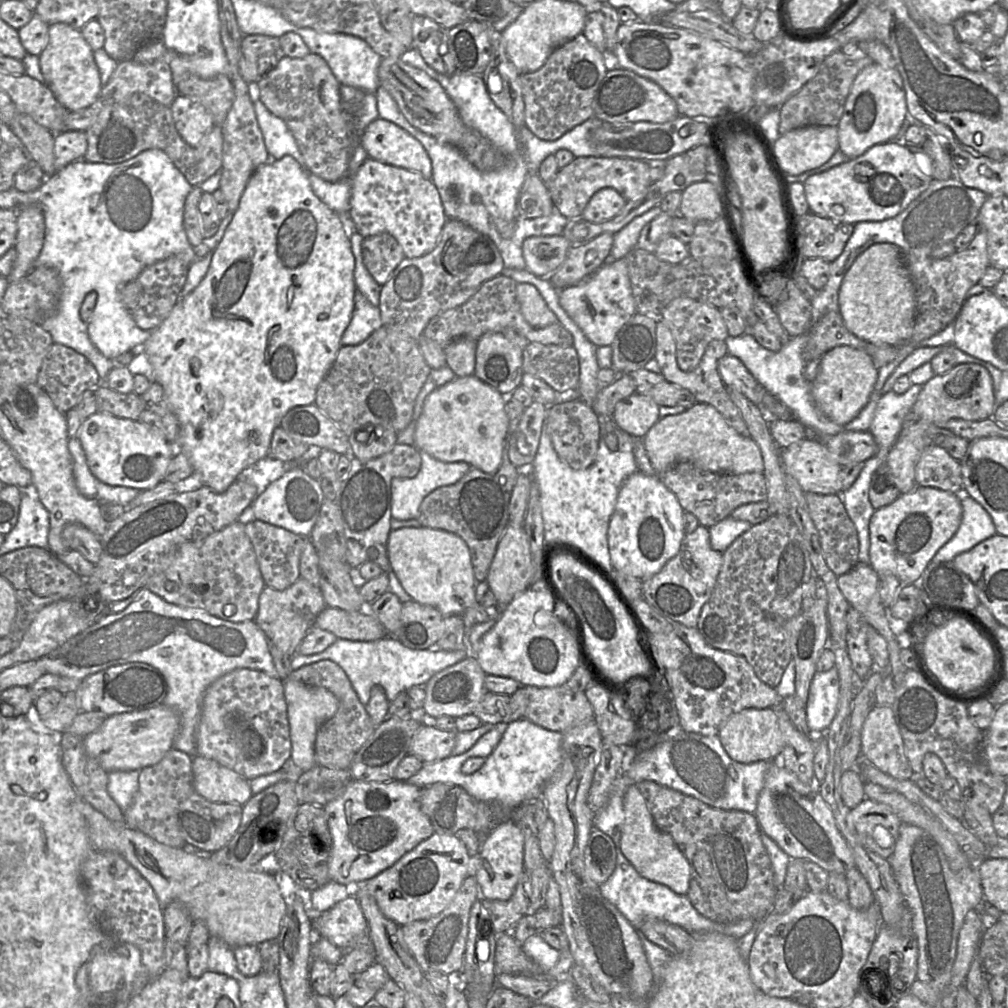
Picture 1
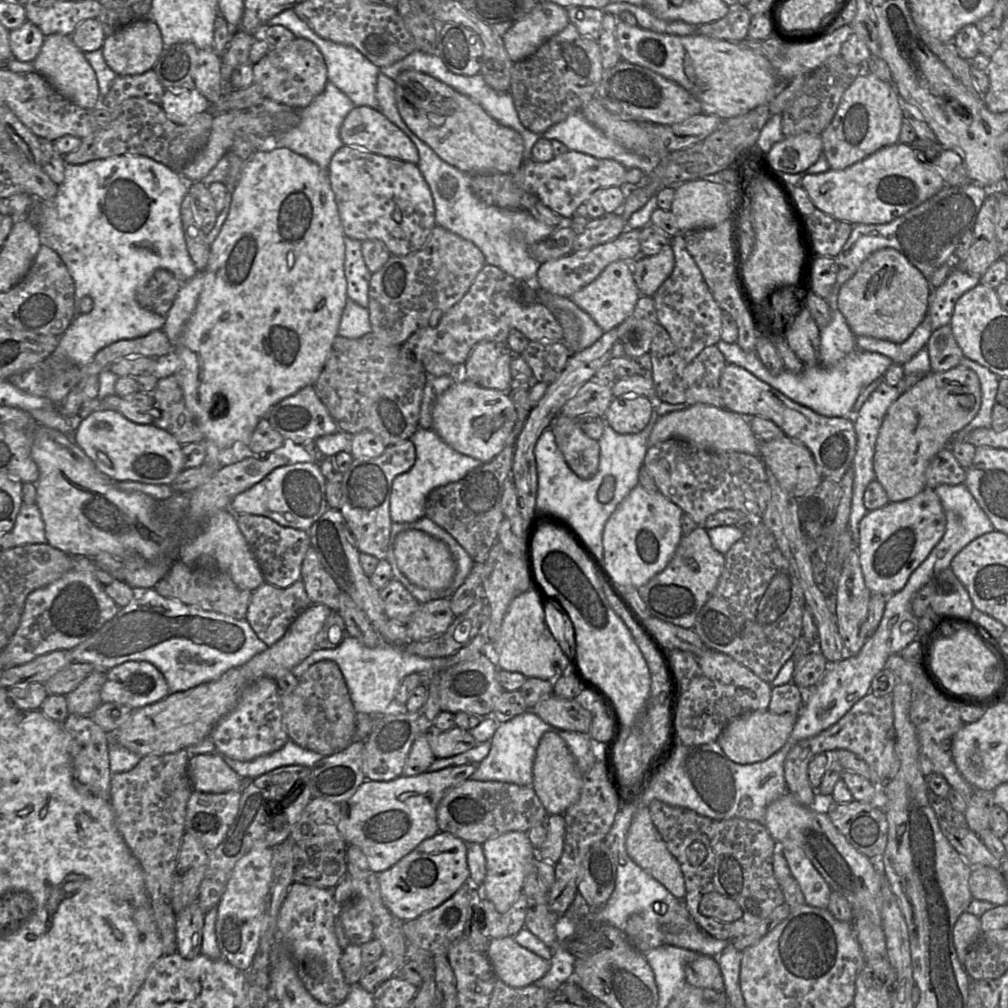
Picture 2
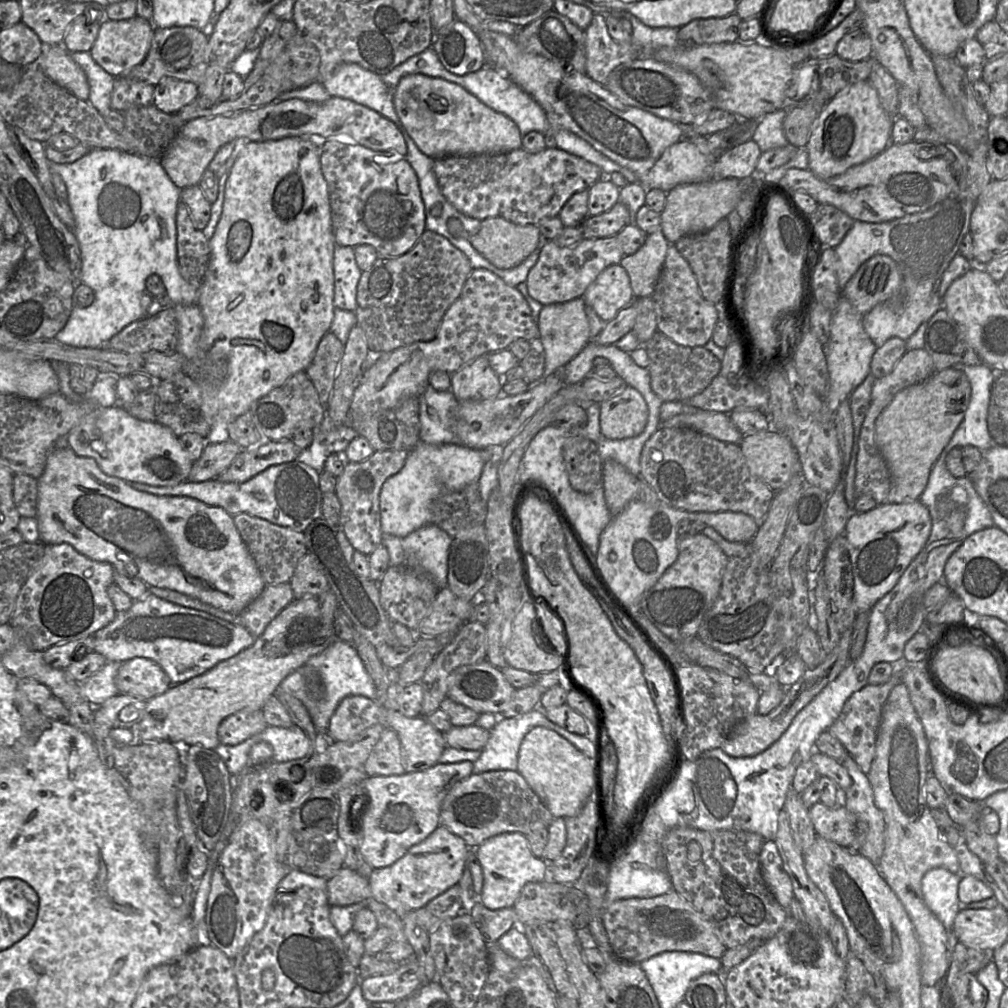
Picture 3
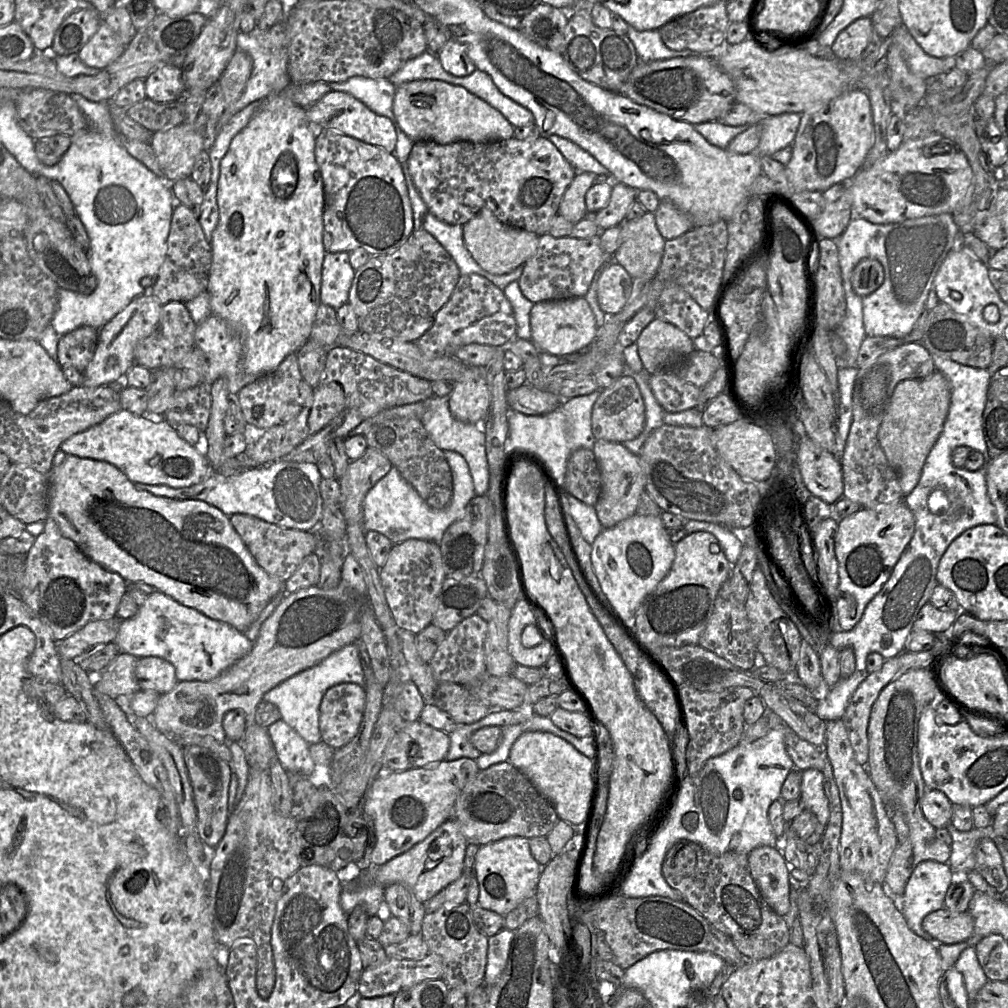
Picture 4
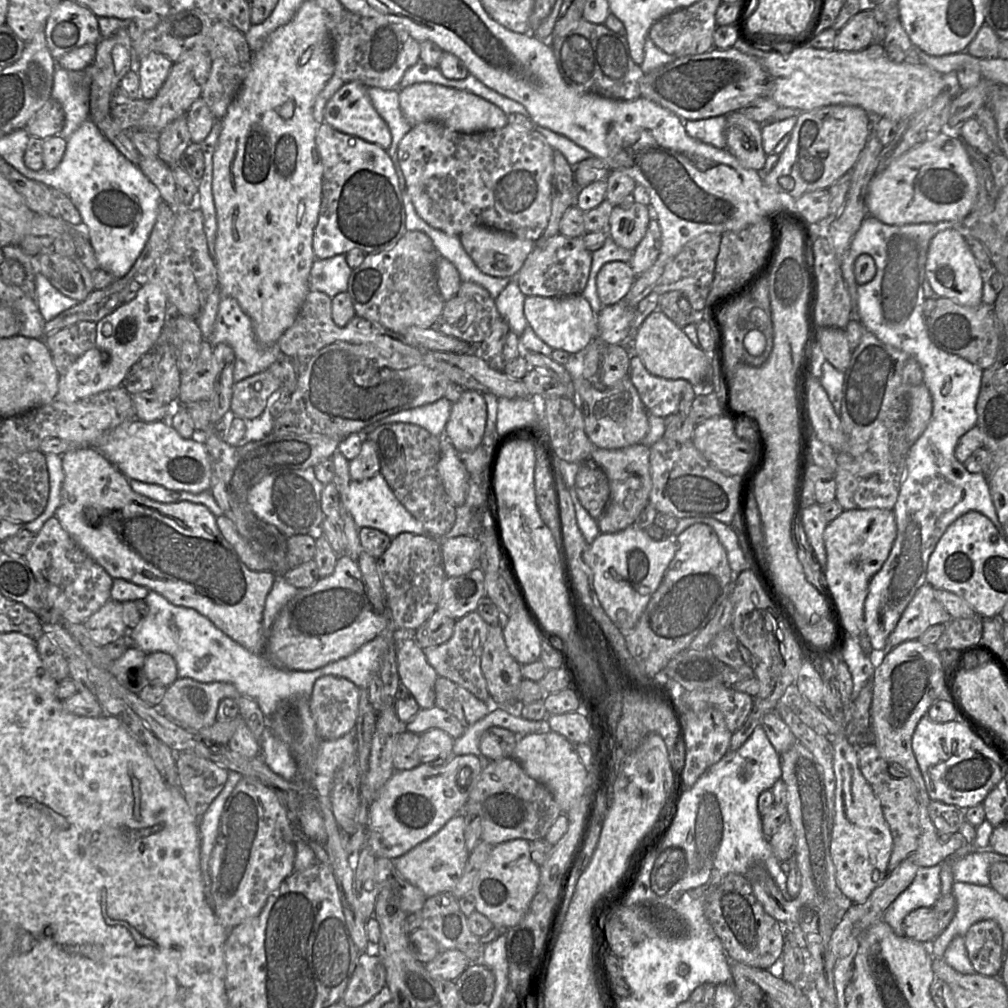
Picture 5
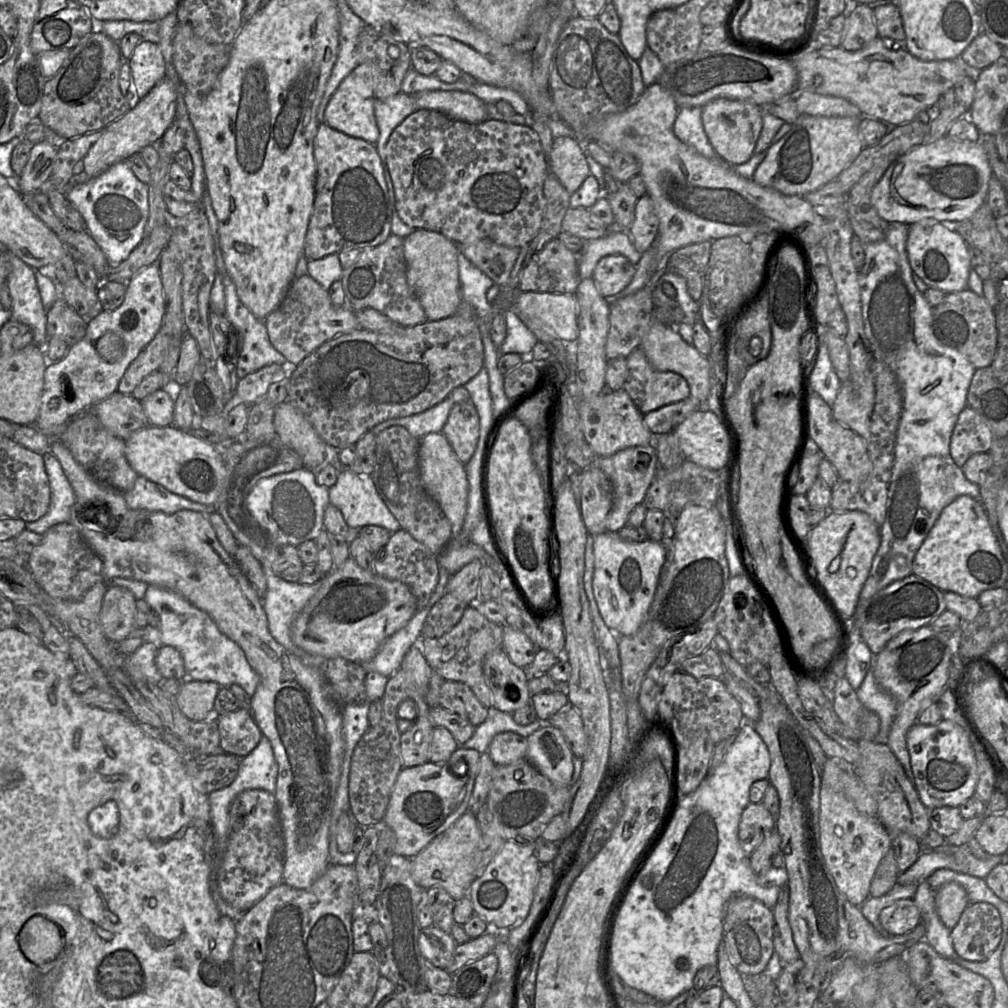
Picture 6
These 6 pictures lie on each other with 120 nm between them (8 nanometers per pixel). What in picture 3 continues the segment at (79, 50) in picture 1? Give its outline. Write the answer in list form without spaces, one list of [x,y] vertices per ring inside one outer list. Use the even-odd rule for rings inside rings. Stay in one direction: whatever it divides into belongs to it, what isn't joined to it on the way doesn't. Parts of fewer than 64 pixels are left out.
[[[62,44],[45,47],[37,65],[52,81],[77,98],[89,101],[90,87],[86,74]]]

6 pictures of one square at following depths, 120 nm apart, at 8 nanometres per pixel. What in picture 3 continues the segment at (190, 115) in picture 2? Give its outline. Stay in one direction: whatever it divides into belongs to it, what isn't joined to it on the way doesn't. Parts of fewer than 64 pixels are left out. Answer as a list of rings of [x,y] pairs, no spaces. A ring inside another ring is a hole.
[[[167,77],[154,86],[152,104],[164,113],[176,114],[198,96],[196,84]]]

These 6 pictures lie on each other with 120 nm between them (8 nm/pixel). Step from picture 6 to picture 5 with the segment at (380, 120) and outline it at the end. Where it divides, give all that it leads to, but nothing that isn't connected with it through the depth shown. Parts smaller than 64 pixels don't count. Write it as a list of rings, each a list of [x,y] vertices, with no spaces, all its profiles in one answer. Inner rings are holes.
[[[368,87],[367,92],[374,108],[390,129],[391,143],[385,151],[390,156],[398,174],[402,170],[397,159],[397,148],[401,139],[412,126],[402,114],[398,89],[385,90],[378,87]]]

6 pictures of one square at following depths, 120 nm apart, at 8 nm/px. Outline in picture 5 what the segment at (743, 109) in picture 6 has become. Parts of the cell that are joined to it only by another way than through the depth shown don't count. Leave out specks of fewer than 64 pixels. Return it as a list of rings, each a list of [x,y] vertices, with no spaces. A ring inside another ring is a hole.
[[[739,111],[726,115],[726,149],[745,167],[761,170],[767,154],[763,150],[761,124]]]

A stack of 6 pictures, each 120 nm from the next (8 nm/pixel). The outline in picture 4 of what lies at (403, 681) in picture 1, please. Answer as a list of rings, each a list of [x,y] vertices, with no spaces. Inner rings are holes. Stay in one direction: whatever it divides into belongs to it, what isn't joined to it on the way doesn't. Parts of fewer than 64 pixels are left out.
[[[349,644],[332,653],[327,658],[283,681],[263,696],[263,700],[277,706],[281,720],[293,728],[309,744],[320,742],[319,706],[323,695],[332,686],[341,683],[354,683],[365,688],[365,676],[362,669],[360,645]]]

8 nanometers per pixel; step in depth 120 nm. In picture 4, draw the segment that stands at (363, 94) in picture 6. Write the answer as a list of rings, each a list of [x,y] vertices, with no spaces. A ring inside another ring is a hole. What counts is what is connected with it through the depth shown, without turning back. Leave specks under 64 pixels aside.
[[[330,91],[319,101],[306,108],[309,122],[320,129],[333,129],[368,144],[393,152],[397,143],[397,133],[393,122],[386,116],[372,111],[354,96],[342,91]]]

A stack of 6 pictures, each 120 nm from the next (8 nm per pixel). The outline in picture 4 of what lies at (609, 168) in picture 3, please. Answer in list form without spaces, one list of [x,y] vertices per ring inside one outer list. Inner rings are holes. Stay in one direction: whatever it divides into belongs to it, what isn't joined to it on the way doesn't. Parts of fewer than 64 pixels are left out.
[[[550,135],[547,139],[556,146],[577,172],[586,171],[596,176],[609,176],[606,167],[574,142],[558,135]]]

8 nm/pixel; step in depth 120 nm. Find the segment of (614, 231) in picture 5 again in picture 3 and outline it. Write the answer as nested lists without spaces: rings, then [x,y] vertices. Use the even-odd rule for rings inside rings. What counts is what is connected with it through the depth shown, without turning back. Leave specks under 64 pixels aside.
[[[662,230],[647,234],[644,244],[619,264],[627,271],[635,298],[652,296],[660,277],[669,242]]]

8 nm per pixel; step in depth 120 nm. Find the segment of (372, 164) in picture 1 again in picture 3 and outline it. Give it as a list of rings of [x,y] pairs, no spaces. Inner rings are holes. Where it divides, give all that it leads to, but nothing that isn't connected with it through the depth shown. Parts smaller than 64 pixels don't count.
[[[343,138],[325,140],[320,164],[328,185],[333,234],[336,245],[373,246],[379,257],[399,257],[417,243],[426,229],[425,206],[416,172],[405,156],[374,151]]]

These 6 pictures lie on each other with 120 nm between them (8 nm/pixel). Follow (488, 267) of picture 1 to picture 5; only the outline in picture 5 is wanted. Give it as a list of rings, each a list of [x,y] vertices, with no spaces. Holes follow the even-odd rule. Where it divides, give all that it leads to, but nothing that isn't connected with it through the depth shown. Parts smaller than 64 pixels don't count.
[[[407,230],[390,249],[366,253],[363,262],[352,268],[348,280],[347,292],[356,315],[403,336],[404,330],[411,326],[431,328],[440,316],[445,303],[437,285],[437,261],[440,256],[431,238],[424,232],[416,230]]]

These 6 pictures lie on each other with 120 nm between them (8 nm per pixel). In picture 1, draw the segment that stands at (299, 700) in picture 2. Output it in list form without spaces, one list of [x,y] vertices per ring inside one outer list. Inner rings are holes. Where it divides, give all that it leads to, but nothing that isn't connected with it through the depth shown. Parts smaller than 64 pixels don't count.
[[[321,660],[292,671],[287,679],[302,682],[308,686],[322,687],[334,694],[338,700],[335,715],[319,728],[315,740],[315,760],[317,765],[329,768],[350,769],[357,752],[371,737],[376,727],[360,702],[345,671],[331,660]]]

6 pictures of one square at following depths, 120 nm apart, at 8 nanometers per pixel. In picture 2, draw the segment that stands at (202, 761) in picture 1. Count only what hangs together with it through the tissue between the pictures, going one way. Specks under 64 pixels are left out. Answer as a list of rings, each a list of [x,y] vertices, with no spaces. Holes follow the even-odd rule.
[[[217,753],[190,755],[188,774],[193,789],[206,793],[241,791],[243,779]]]

